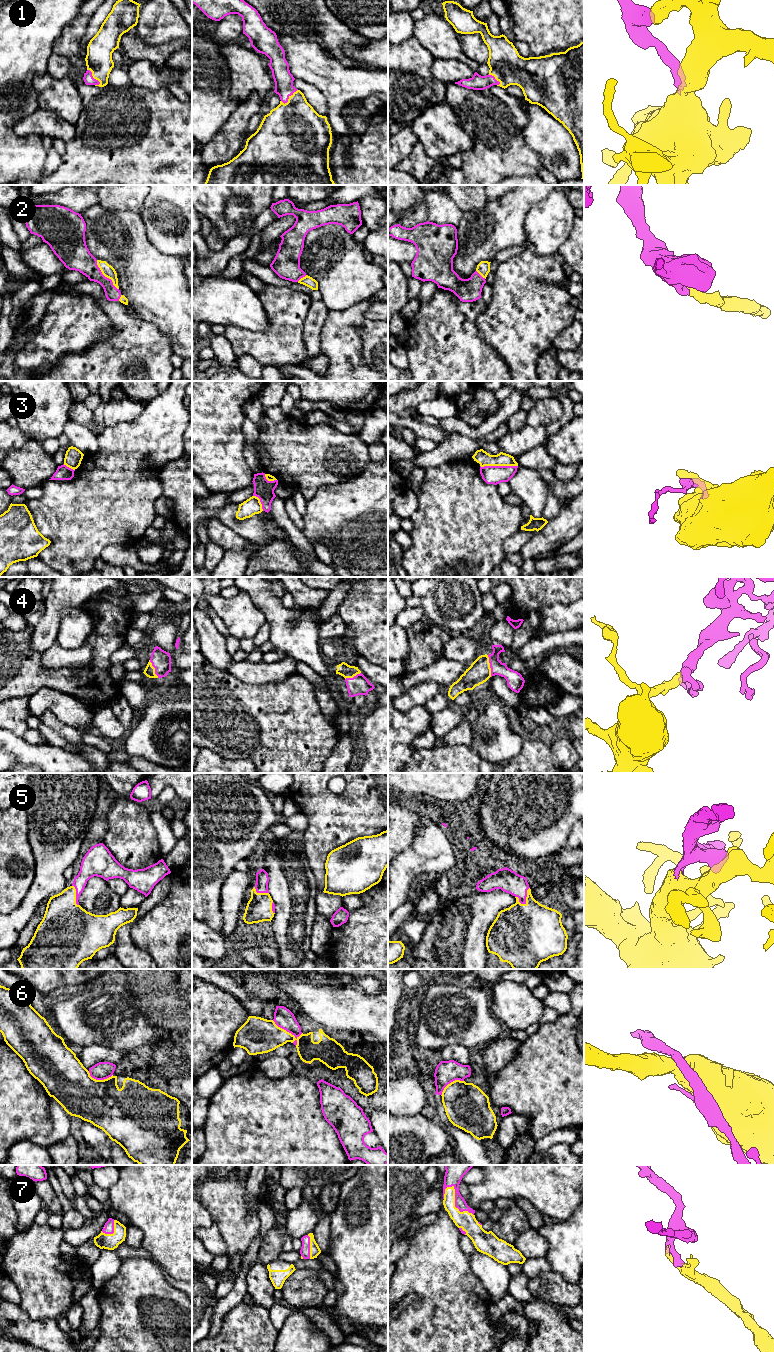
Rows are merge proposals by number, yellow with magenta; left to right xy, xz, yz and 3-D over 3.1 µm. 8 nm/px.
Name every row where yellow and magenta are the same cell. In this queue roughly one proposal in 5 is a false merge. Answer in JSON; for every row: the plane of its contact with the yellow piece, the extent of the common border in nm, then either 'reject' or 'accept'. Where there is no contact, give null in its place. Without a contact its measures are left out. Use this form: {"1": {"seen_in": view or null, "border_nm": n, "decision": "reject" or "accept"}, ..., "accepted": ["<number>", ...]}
{"1": {"seen_in": "xy", "border_nm": 160, "decision": "accept"}, "2": {"seen_in": "xy", "border_nm": 300, "decision": "accept"}, "3": {"seen_in": "yz", "border_nm": 300, "decision": "reject"}, "4": {"seen_in": "yz", "border_nm": 180, "decision": "accept"}, "5": {"seen_in": "yz", "border_nm": 160, "decision": "accept"}, "6": {"seen_in": "xz", "border_nm": 280, "decision": "reject"}, "7": {"seen_in": "yz", "border_nm": 320, "decision": "accept"}, "accepted": ["1", "2", "4", "5", "7"]}

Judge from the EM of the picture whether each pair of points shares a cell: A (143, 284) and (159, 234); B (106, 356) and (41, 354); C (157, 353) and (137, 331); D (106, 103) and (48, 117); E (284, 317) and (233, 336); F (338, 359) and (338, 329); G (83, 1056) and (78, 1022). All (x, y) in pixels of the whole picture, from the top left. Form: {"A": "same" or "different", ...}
{"A": "different", "B": "different", "C": "same", "D": "different", "E": "same", "F": "same", "G": "different"}

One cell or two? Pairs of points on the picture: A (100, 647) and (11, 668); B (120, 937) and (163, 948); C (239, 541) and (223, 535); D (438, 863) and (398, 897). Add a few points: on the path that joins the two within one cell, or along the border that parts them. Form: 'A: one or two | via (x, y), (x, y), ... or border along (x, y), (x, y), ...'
A: one | via (86, 672), (82, 676), (36, 676)
B: two | border along (133, 922), (131, 929), (132, 941), (150, 955)
C: one | via (235, 541), (227, 539)
D: one | via (424, 863), (415, 863), (401, 877), (400, 883)

